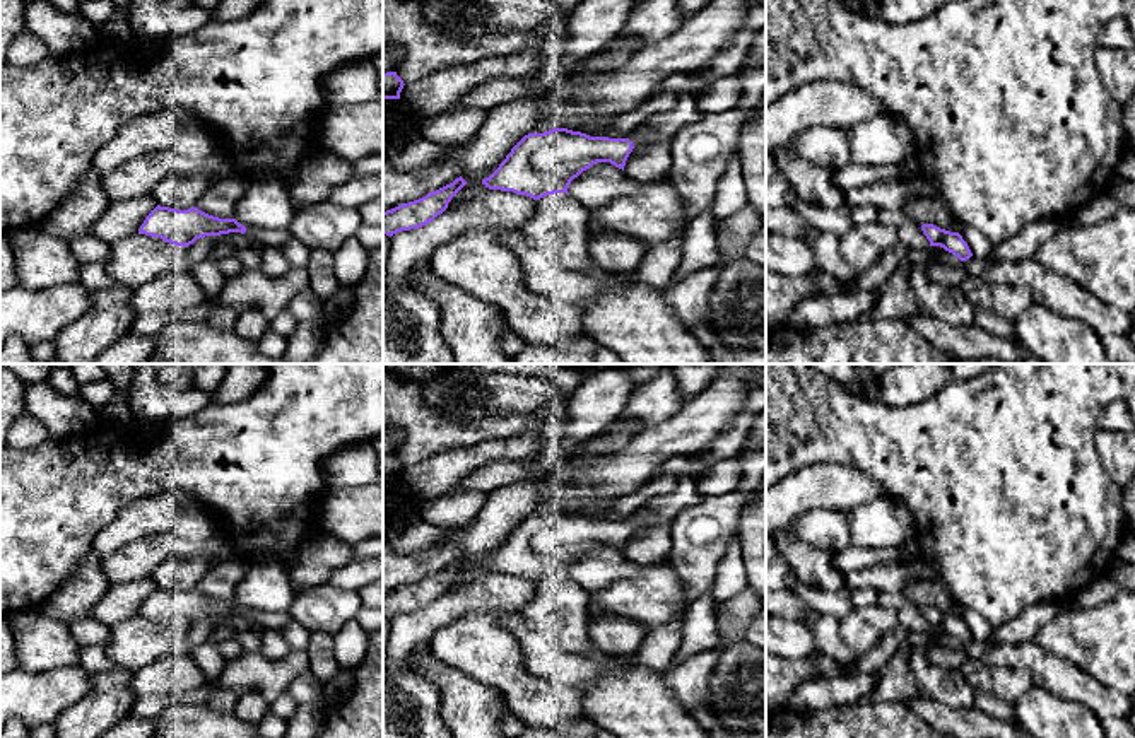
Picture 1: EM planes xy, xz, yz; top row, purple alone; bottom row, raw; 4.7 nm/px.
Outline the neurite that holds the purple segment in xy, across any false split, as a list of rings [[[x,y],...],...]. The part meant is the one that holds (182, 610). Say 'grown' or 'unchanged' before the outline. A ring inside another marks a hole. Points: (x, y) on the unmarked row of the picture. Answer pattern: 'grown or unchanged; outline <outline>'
grown; outline [[[157,588],[144,603],[138,617],[161,620],[169,627],[188,630],[205,618],[229,615],[246,617],[251,625],[282,630],[292,618],[289,612],[255,612],[244,610],[236,601],[219,601],[197,589],[178,593]]]

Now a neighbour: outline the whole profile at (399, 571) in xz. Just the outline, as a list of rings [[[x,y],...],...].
[[[441,543],[410,557],[391,554],[383,545],[383,594],[419,583],[456,560],[460,557],[453,543]]]

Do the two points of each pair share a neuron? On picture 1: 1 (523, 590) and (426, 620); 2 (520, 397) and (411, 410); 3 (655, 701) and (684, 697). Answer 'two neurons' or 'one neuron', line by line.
1: one neuron
2: two neurons
3: two neurons

